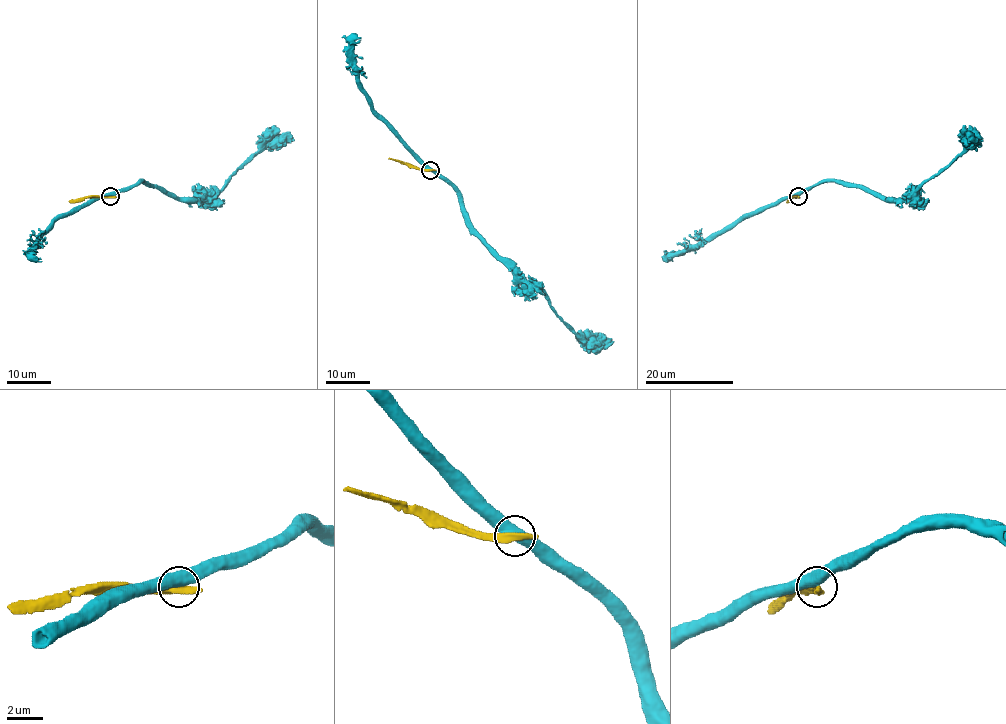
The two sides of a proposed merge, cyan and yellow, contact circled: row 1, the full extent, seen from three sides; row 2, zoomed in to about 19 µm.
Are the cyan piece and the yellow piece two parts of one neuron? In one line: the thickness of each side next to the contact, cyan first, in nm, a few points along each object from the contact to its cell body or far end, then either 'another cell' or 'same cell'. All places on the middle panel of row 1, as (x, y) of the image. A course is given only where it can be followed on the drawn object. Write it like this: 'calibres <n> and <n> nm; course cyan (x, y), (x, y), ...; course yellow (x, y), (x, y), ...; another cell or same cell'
calibres 600 and 500 nm; course cyan (430, 170), (437, 172), (457, 193), (465, 223), (498, 256), (544, 292), (551, 309), (587, 341), (613, 343); course yellow (430, 170), (409, 168), (388, 158); another cell

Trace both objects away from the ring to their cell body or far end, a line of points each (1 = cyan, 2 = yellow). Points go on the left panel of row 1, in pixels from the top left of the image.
1: (111, 196), (141, 181), (159, 186), (179, 198), (204, 199), (213, 196), (267, 144), (289, 142), (293, 137)
2: (111, 196), (69, 201)

